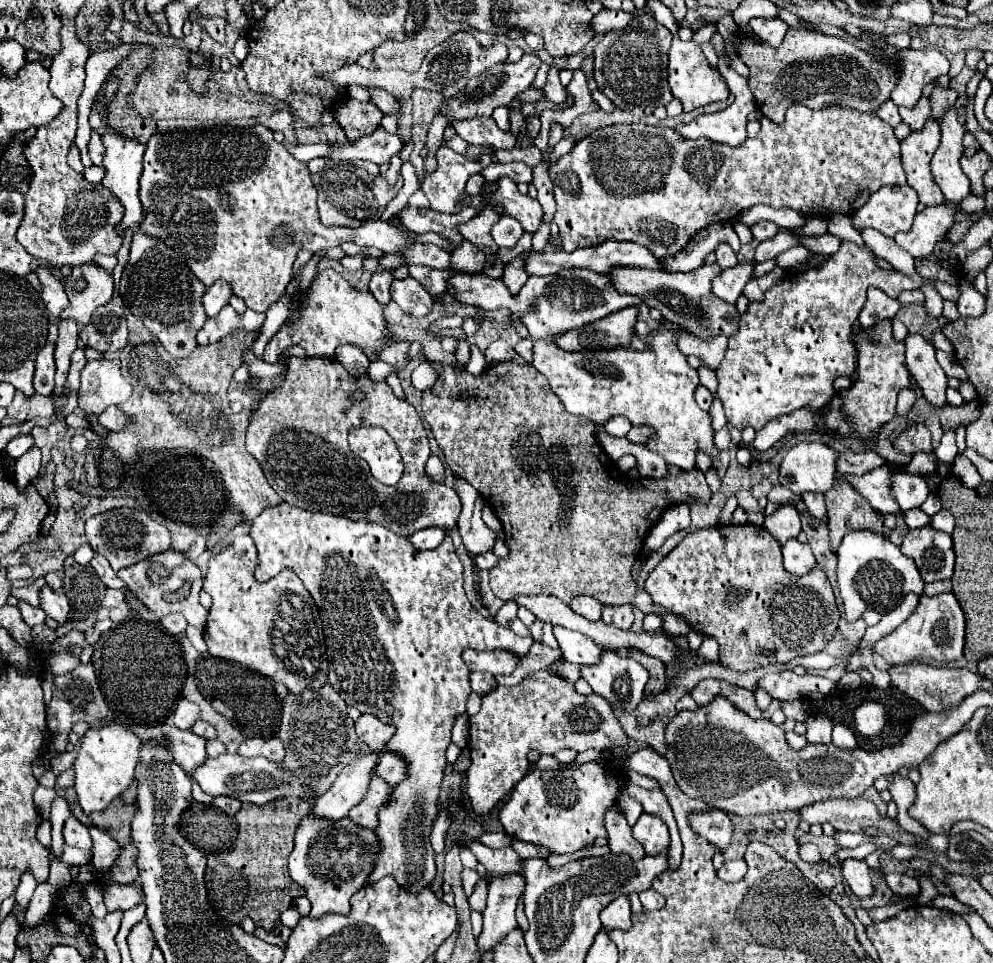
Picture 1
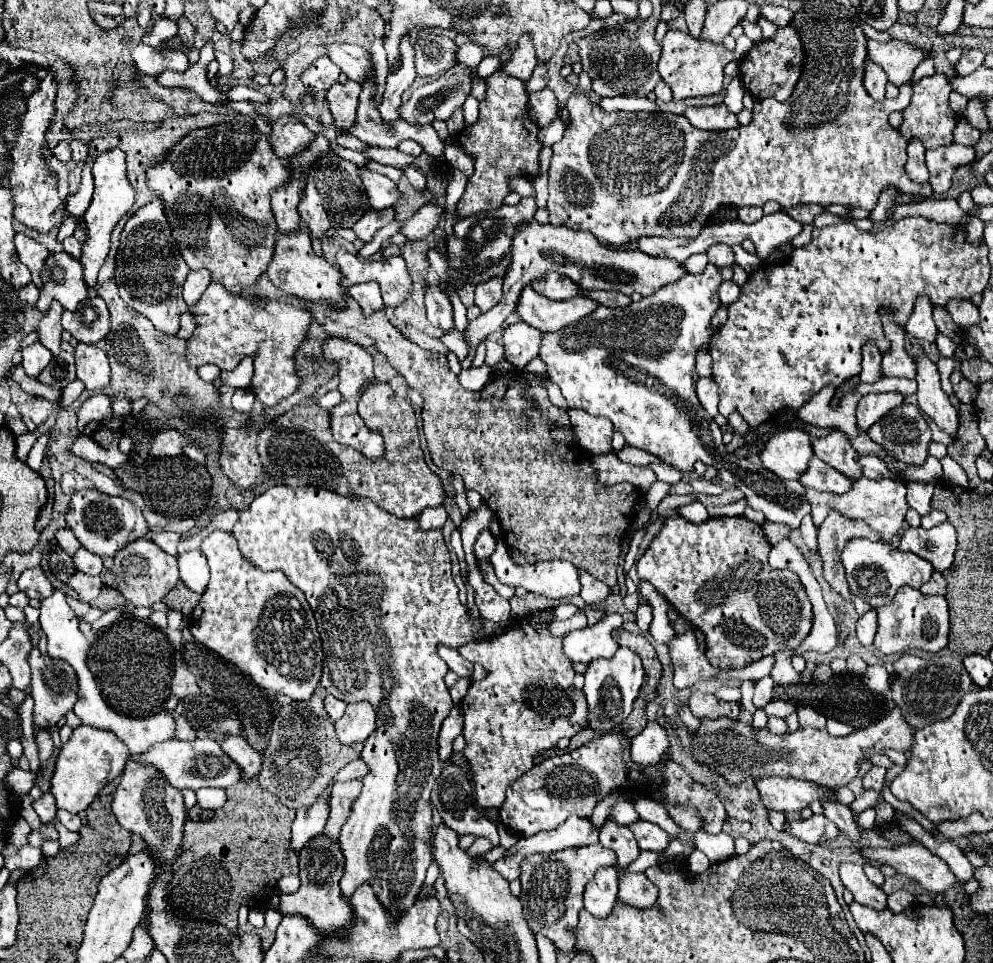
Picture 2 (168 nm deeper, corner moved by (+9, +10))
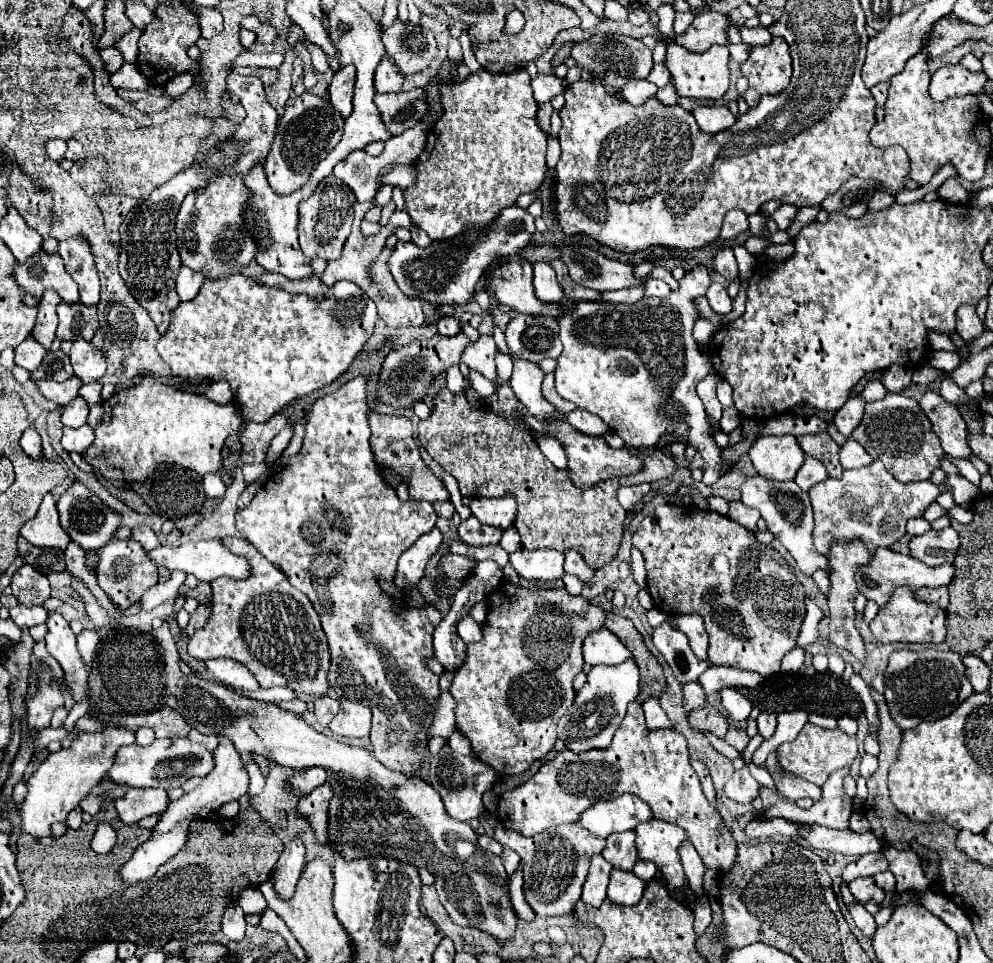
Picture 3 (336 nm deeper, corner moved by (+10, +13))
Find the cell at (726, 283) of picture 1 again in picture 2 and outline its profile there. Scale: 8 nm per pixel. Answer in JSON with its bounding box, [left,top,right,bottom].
[540,263,810,531]

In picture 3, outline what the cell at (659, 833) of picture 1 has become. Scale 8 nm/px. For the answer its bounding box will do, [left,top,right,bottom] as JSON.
[635,818,687,888]

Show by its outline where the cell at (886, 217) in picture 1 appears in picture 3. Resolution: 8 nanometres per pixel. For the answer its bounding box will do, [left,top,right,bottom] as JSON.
[771,204,799,230]

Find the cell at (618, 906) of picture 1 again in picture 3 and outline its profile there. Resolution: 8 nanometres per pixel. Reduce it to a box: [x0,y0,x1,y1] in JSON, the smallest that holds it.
[581,856,613,908]

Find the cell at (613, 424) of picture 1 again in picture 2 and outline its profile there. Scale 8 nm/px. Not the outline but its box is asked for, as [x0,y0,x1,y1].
[568,409,614,453]

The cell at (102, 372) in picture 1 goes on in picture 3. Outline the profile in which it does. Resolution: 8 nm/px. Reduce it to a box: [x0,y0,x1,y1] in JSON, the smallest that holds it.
[69,340,107,384]

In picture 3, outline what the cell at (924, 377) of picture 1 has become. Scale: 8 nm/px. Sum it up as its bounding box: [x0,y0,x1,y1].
[919,390,971,458]

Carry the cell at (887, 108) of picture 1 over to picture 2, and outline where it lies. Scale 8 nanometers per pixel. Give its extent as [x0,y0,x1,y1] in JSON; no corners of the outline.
[864,59,888,101]

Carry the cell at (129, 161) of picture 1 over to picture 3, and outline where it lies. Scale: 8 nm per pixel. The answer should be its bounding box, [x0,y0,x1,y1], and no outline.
[57,238,99,306]

